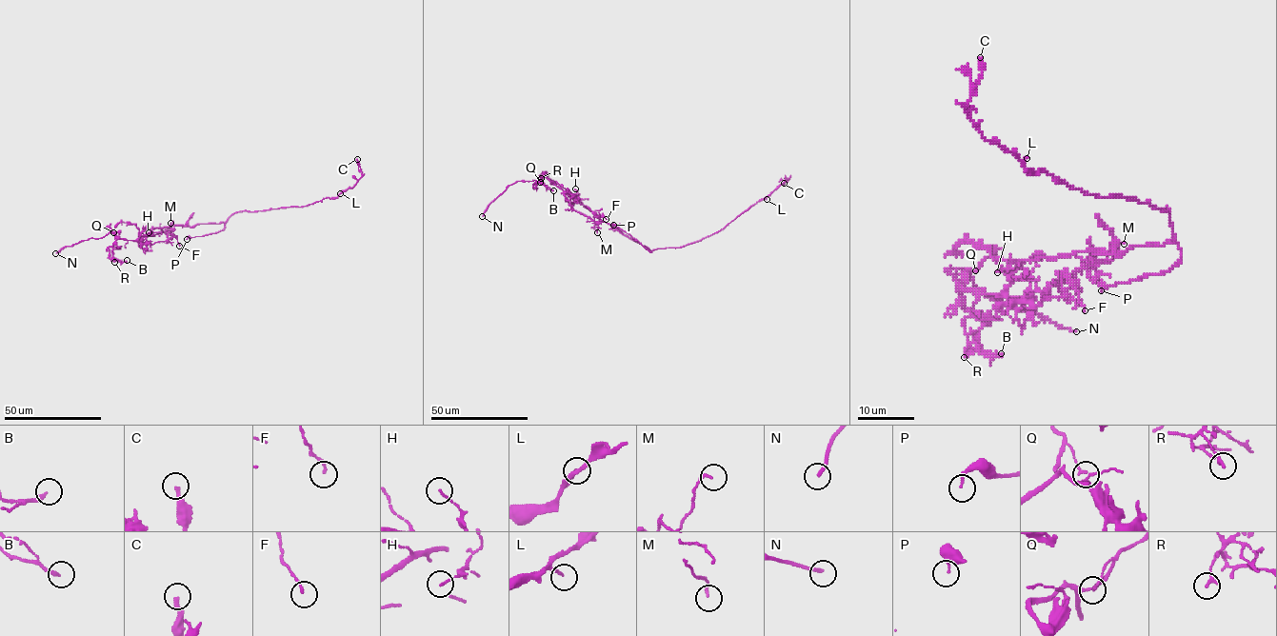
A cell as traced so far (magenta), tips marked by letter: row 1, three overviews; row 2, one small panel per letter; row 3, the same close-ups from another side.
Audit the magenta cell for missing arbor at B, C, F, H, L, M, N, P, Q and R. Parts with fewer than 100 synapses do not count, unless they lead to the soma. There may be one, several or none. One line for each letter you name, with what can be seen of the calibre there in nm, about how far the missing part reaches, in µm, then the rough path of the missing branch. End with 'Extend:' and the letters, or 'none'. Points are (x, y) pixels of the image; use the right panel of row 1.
N: 180 nm | 10 µm | (1076, 331), (1101, 345), (1109, 342)
Extend: N

